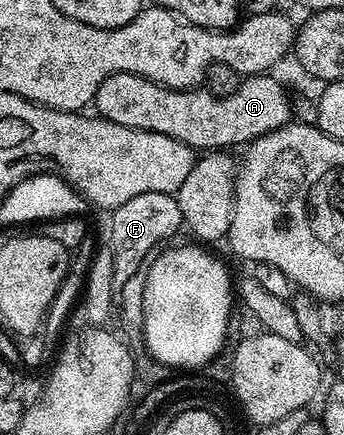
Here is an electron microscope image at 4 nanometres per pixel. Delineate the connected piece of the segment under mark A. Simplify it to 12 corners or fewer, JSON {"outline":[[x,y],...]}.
{"outline":[[140,75],[100,83],[97,116],[195,151],[242,147],[292,121],[274,75],[231,94]]}

